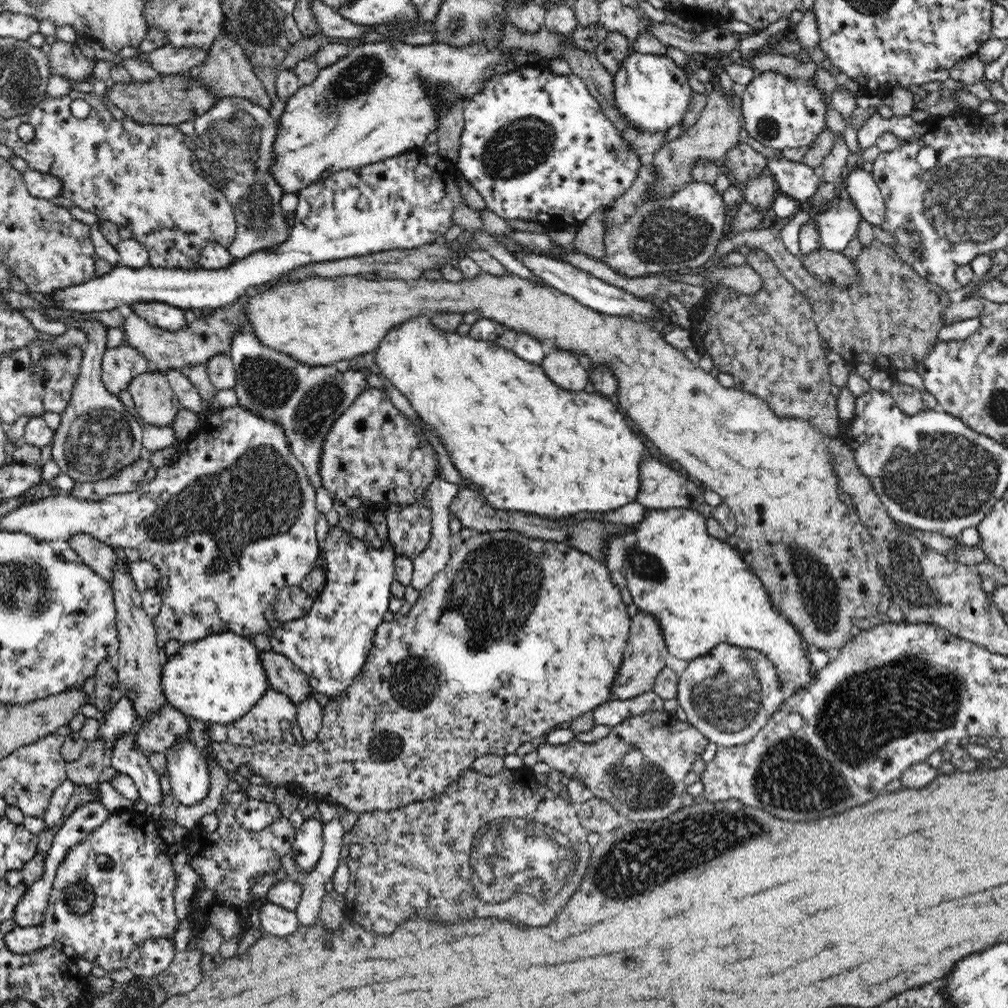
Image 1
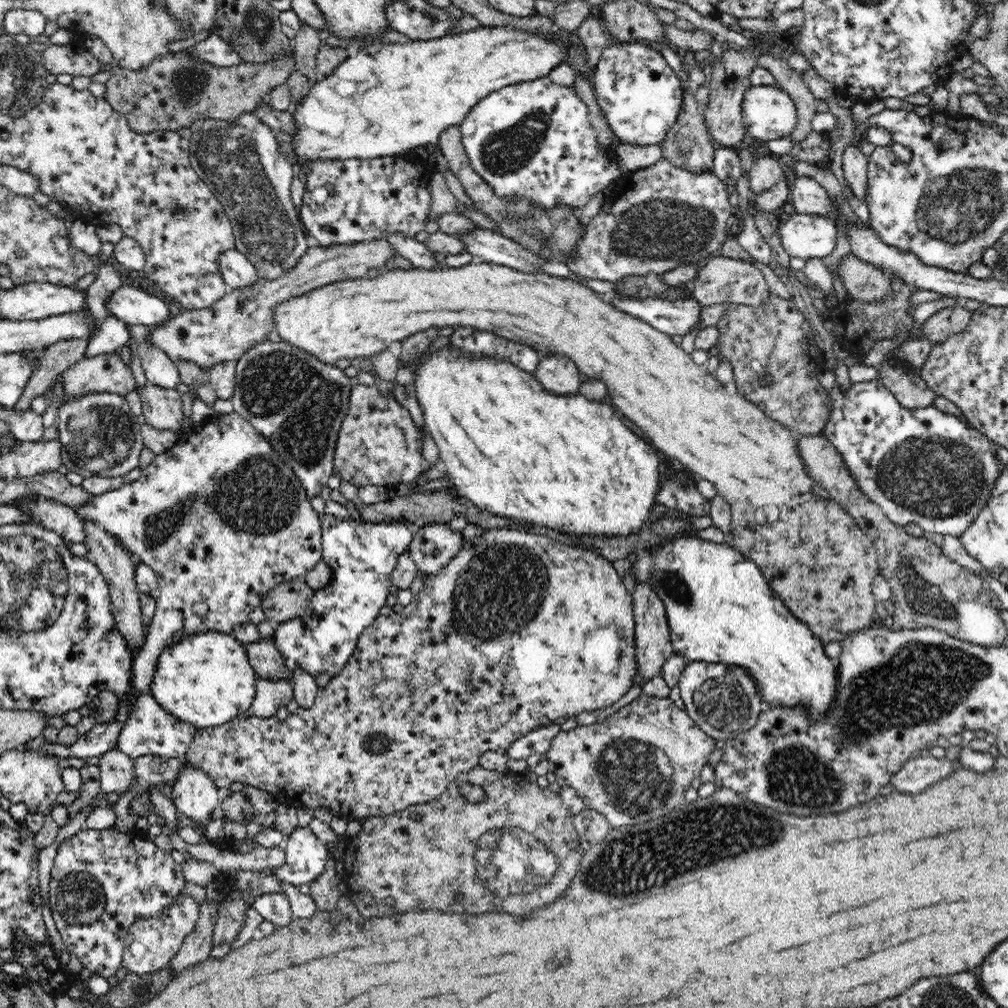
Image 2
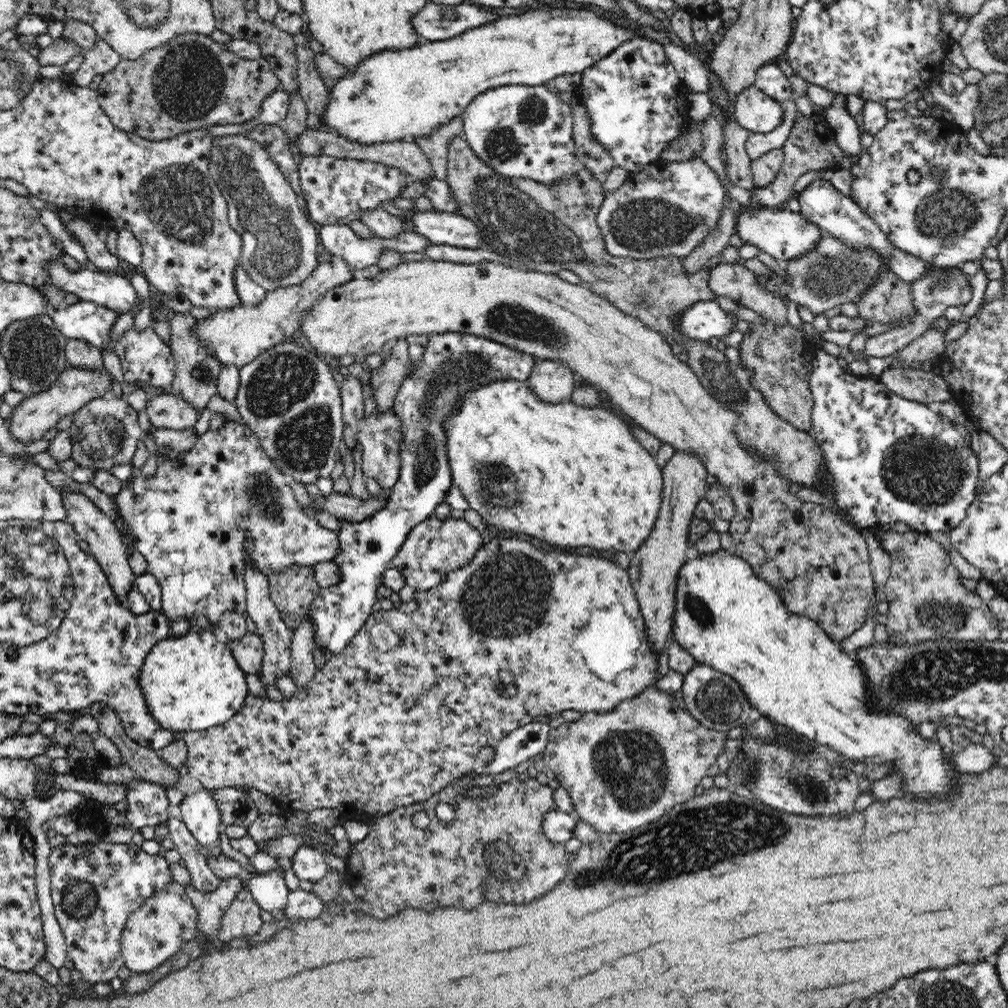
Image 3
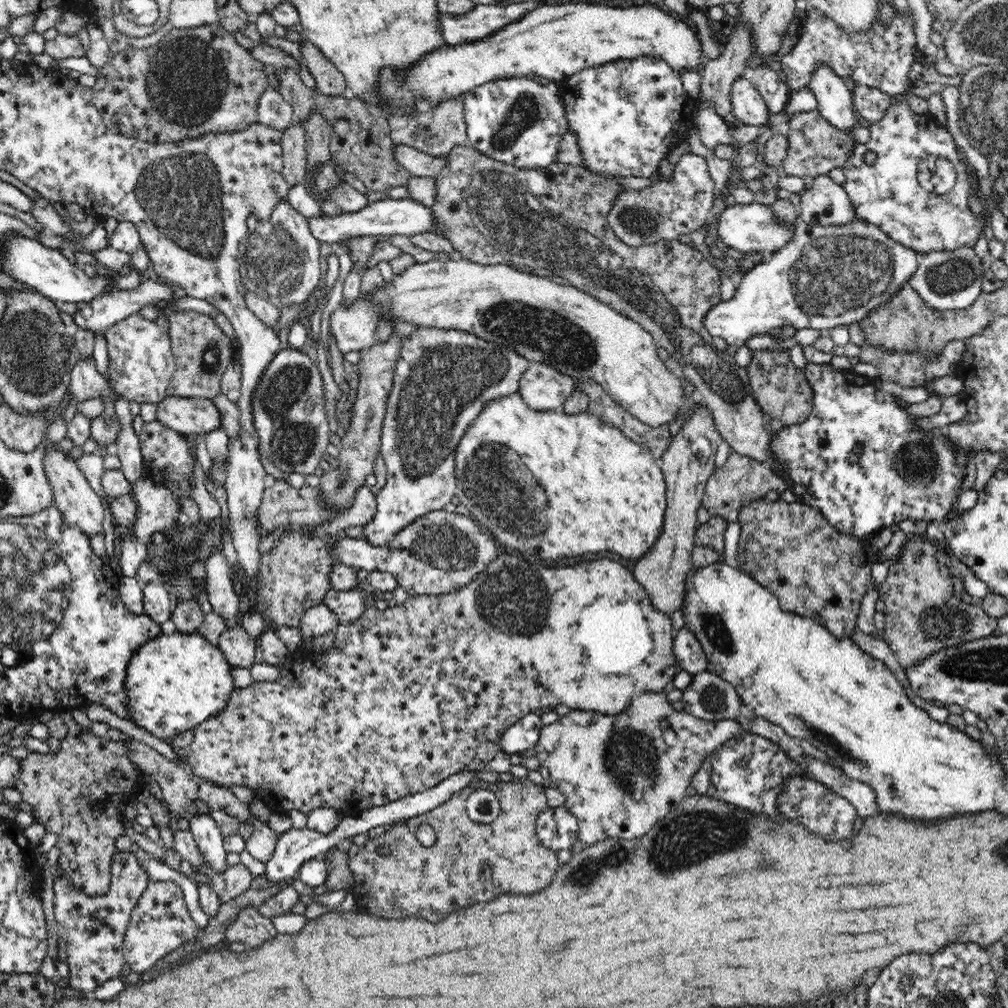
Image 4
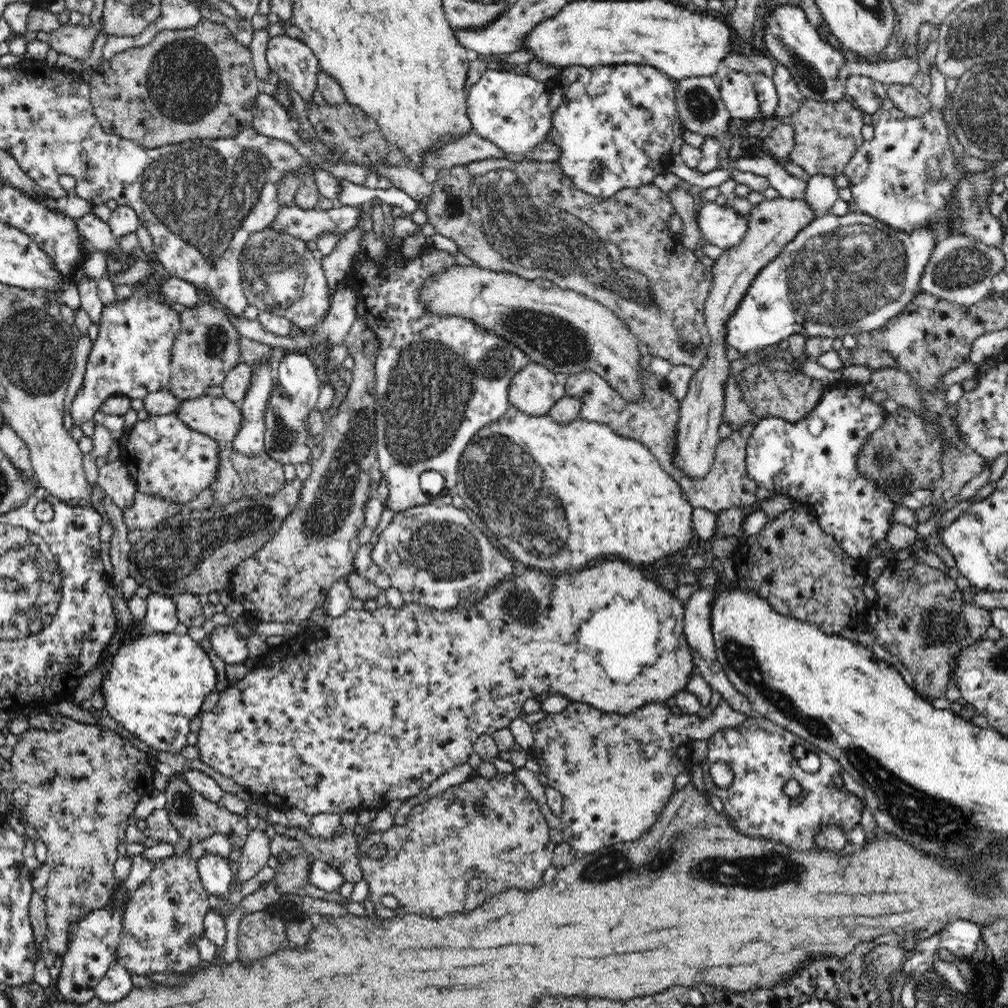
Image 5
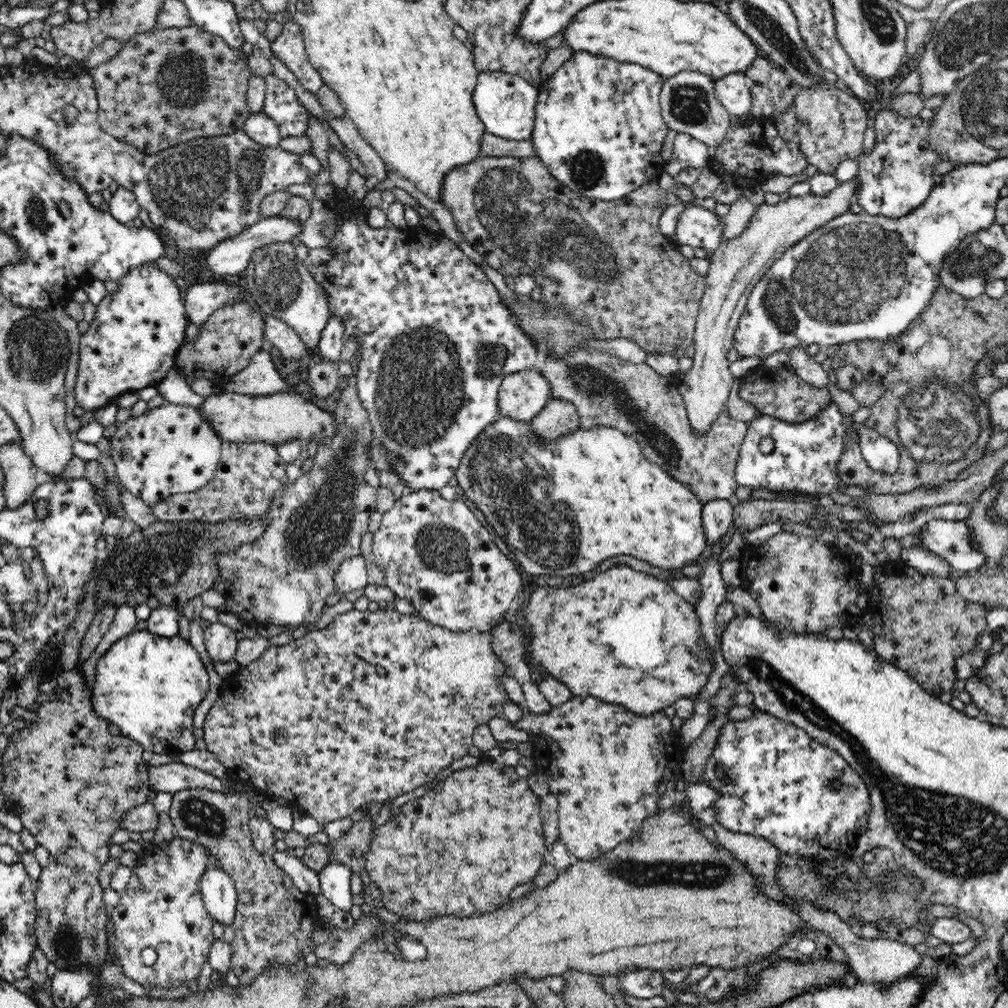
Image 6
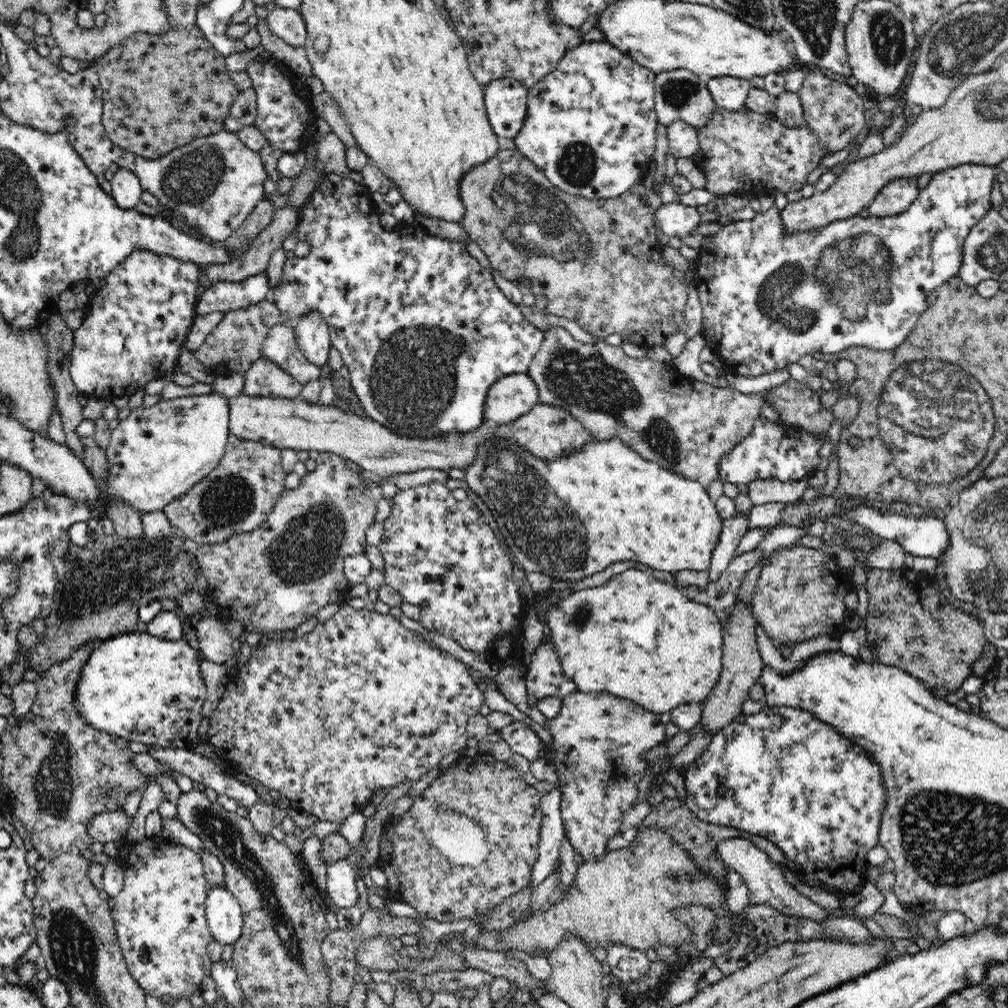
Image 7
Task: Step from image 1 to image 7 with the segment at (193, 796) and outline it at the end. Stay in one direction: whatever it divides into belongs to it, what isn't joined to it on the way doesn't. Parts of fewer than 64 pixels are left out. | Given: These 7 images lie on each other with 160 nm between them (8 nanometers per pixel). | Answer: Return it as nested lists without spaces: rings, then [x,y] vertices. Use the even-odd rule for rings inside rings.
[[[216,885],[207,889],[205,917],[212,940],[233,944],[240,938],[243,929],[243,914],[232,891],[225,885]]]

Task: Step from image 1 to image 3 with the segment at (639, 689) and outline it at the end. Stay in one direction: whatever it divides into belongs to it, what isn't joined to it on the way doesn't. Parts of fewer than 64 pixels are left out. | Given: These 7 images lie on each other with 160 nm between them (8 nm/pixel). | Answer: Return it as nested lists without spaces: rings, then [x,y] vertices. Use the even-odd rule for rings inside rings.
[[[676,450],[662,469],[663,494],[657,522],[644,544],[631,554],[629,579],[631,580],[642,617],[646,621],[646,634],[651,651],[660,654],[668,643],[666,639],[673,629],[675,614],[676,577],[686,562],[686,548],[689,544],[689,528],[698,502],[705,499],[708,476],[704,463],[691,450]]]

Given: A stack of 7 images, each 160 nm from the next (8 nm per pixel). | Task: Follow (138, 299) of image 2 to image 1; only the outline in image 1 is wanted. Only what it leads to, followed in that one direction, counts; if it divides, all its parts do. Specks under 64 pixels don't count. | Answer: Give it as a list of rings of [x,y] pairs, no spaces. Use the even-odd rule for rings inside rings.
[[[134,302],[124,310],[127,309],[134,311],[150,324],[172,332],[178,332],[187,323],[183,309],[164,302]]]

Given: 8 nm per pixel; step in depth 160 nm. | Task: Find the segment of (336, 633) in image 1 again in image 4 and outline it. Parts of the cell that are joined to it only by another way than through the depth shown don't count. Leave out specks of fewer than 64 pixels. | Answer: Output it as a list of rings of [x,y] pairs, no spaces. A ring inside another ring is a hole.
[[[421,326],[414,327],[416,327],[415,331],[407,339],[400,340],[402,341],[402,350],[400,350],[400,356],[397,358],[396,364],[394,364],[392,390],[390,390],[390,396],[388,396],[388,402],[386,402],[386,414],[384,414],[384,420],[382,422],[382,438],[380,438],[379,450],[380,453],[382,453],[382,457],[384,457],[384,463],[386,463],[387,482],[376,496],[377,510],[376,514],[374,514],[374,518],[372,518],[372,522],[362,528],[366,542],[374,547],[387,546],[391,542],[390,540],[394,539],[406,526],[412,525],[412,522],[424,517],[426,514],[436,510],[443,510],[448,503],[456,498],[455,452],[457,444],[461,441],[463,434],[467,431],[471,422],[479,416],[484,404],[492,399],[518,392],[520,377],[525,370],[528,370],[530,362],[517,352],[506,348],[504,344],[478,338],[475,334],[470,334],[463,330],[440,330],[438,328],[422,328]],[[360,586],[350,590],[330,589],[323,598],[323,603],[336,615],[338,624],[358,623],[362,612],[367,608],[364,590]]]

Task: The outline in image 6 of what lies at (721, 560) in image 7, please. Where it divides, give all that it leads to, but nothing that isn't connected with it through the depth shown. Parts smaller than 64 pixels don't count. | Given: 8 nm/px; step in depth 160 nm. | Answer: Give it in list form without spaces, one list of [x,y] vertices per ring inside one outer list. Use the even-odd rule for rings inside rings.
[[[716,542],[712,546],[712,555],[704,568],[704,573],[701,577],[698,577],[700,583],[700,598],[695,605],[696,615],[698,615],[698,621],[700,621],[700,630],[702,638],[706,641],[706,644],[711,650],[716,650],[716,610],[718,606],[725,602],[726,596],[726,584],[722,580],[722,573],[720,572],[720,565],[718,564],[720,554],[724,550],[721,546],[721,542]]]

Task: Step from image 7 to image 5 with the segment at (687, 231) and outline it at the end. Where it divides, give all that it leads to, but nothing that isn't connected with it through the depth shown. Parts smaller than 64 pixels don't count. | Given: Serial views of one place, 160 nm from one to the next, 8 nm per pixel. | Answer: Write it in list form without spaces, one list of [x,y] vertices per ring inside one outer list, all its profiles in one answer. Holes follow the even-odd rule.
[[[706,201],[696,222],[707,243],[722,249],[740,244],[748,232],[748,215],[736,213],[732,207]]]

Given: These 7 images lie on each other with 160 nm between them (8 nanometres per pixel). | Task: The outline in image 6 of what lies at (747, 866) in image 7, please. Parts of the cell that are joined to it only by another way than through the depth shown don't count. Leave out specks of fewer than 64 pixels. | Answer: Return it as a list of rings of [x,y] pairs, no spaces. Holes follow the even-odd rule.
[[[714,802],[695,815],[700,821],[714,828],[717,843],[734,853],[738,861],[748,864],[748,868],[760,878],[760,886],[764,890],[764,896],[780,898],[774,874],[777,871],[778,856],[780,856],[781,850],[765,838],[751,834],[740,834],[724,828],[716,820],[713,808]],[[804,902],[802,906],[798,906],[798,914],[808,924],[828,932],[828,936],[834,938],[844,948],[844,952],[848,954],[847,963],[850,964],[852,972],[860,982],[892,985],[903,977],[912,974],[915,968],[921,964],[920,953],[912,945],[891,939],[862,939],[859,936],[854,936],[850,932],[850,926],[846,922],[842,922],[834,912],[824,912],[824,910],[818,910],[816,906]]]

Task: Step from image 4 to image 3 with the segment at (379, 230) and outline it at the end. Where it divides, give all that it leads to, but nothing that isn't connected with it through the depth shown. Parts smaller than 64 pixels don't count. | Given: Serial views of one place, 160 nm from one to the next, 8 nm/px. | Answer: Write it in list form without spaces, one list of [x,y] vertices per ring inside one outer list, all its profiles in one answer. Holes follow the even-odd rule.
[[[435,209],[431,211],[409,211],[411,214],[411,221],[413,222],[412,232],[422,234],[433,244],[446,244],[448,246],[456,246],[458,248],[484,248],[486,247],[486,241],[480,233],[480,229],[476,226],[476,223],[470,221],[466,217],[462,217],[458,214],[452,214],[451,212],[439,212]]]

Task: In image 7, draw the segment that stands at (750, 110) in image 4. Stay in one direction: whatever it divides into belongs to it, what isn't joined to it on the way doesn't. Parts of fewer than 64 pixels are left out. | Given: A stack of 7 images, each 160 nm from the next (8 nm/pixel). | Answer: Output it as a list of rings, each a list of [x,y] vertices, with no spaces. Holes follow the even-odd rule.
[[[724,76],[707,78],[705,81],[717,107],[736,111],[745,106],[748,92],[751,89],[748,79]]]

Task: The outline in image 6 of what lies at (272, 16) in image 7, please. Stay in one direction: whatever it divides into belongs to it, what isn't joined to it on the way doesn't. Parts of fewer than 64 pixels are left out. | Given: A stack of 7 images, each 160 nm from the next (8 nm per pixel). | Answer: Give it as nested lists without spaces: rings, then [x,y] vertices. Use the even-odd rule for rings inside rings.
[[[288,17],[288,21],[283,24],[283,32],[270,44],[270,48],[272,49],[272,53],[276,58],[280,58],[282,62],[294,73],[296,80],[300,82],[300,86],[304,88],[304,90],[308,90],[312,94],[316,95],[317,92],[325,86],[321,75],[316,73],[316,71],[311,67],[311,63],[308,60],[308,55],[305,52],[305,43],[304,38],[302,37],[302,30],[300,29],[300,25],[296,25],[296,21],[294,18]]]

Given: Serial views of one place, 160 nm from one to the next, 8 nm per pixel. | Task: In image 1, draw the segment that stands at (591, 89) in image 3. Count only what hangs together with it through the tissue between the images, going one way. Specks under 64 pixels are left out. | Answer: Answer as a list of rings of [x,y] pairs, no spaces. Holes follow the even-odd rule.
[[[631,51],[621,70],[614,76],[614,99],[620,115],[630,126],[652,134],[680,125],[690,106],[693,90],[688,84],[689,78],[685,70],[672,59],[666,55]]]

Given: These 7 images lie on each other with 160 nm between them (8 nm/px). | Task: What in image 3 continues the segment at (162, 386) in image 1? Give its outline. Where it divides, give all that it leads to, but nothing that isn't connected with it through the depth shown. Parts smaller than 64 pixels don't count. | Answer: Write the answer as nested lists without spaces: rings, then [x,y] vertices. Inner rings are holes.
[[[172,392],[149,398],[145,411],[154,428],[170,430],[192,429],[200,415],[200,411],[194,408],[189,401]]]

